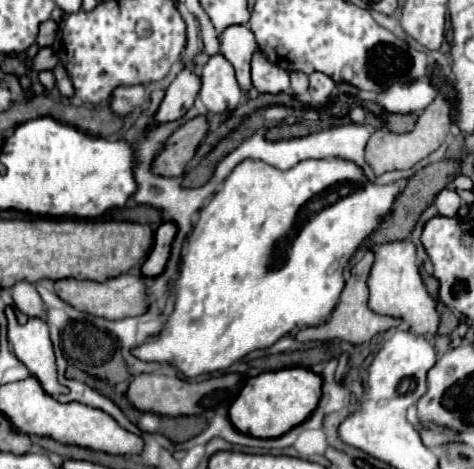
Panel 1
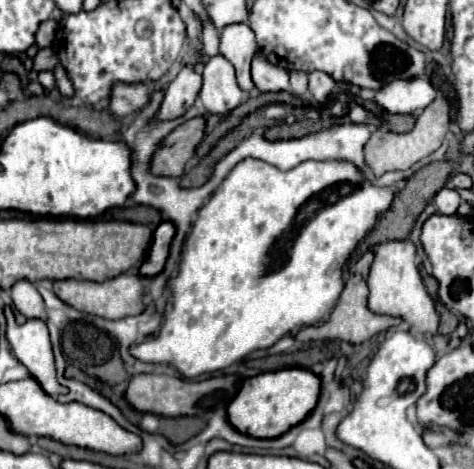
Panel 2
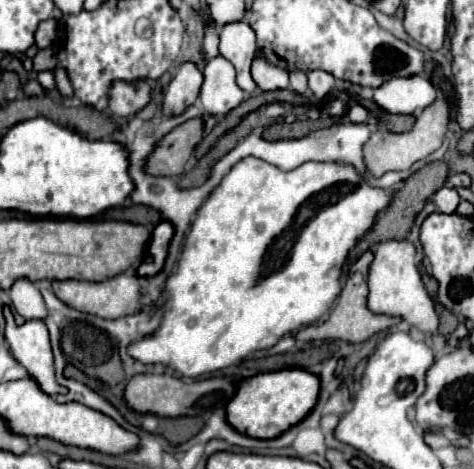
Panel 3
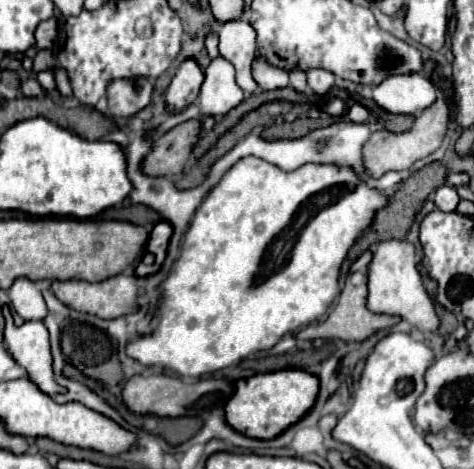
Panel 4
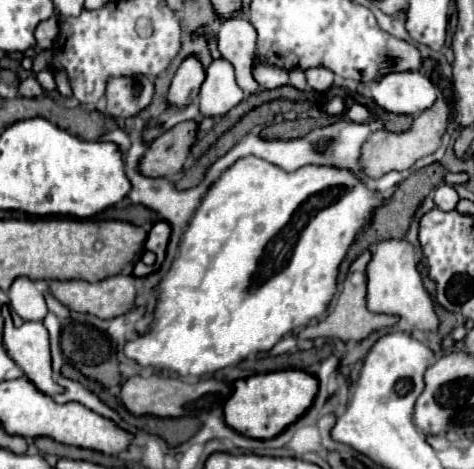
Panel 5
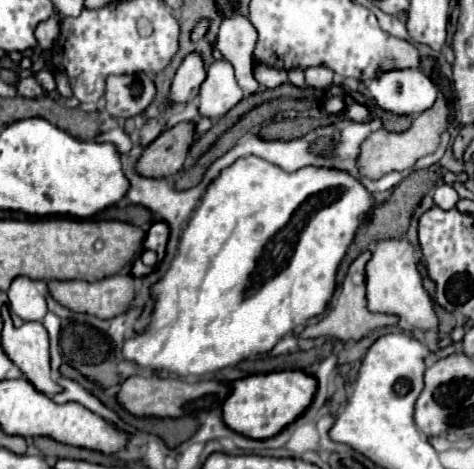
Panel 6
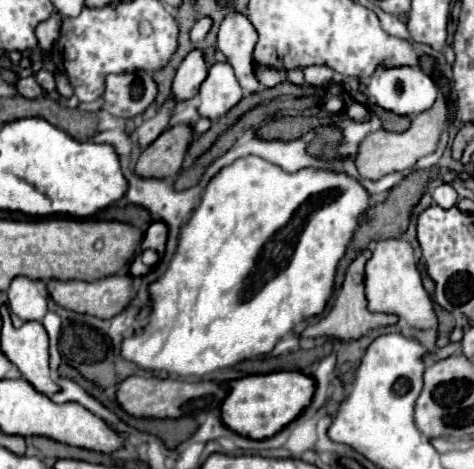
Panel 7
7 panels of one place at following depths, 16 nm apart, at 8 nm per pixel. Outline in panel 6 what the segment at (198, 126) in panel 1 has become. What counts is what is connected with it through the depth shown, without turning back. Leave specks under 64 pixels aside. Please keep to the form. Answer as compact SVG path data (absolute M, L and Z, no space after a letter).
M182 122L170 130L164 130L142 154L138 174L148 178L166 178L168 174L178 174L194 142L194 130L194 122Z

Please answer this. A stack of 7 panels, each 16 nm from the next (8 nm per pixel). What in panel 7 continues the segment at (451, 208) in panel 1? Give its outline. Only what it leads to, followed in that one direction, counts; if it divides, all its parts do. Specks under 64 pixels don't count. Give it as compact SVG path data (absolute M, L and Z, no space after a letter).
M450 184L436 186L434 192L432 192L432 198L434 198L434 204L438 204L444 210L452 208L458 202L458 194L456 194L456 190Z

